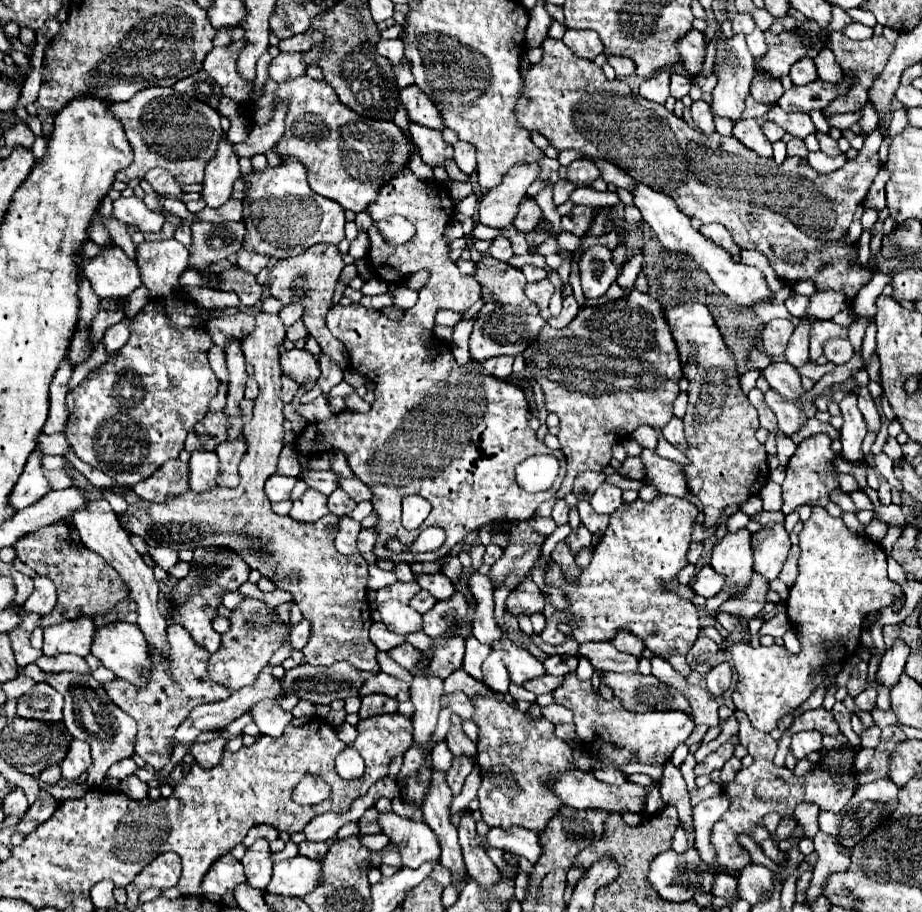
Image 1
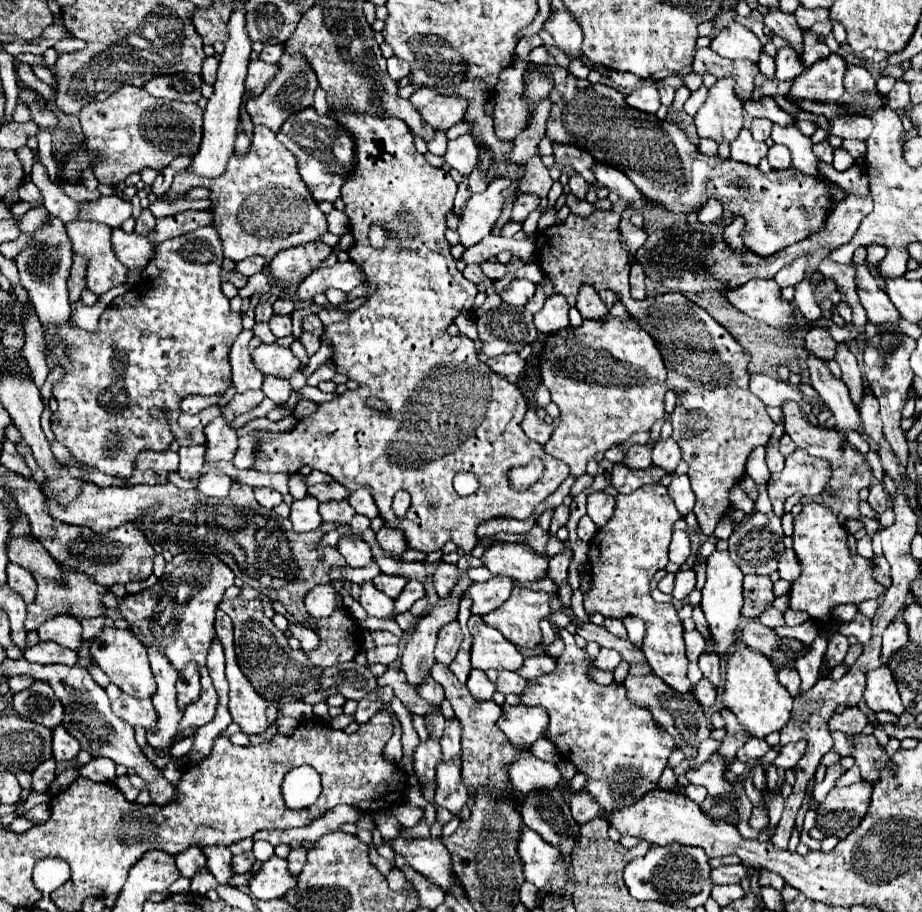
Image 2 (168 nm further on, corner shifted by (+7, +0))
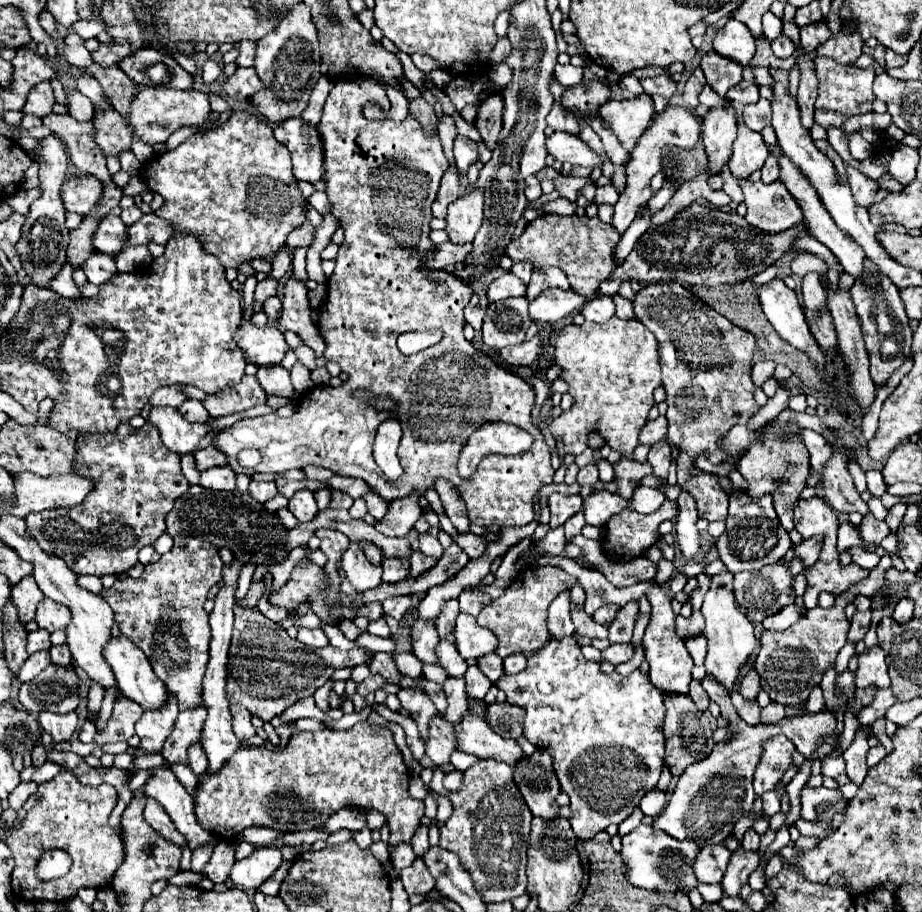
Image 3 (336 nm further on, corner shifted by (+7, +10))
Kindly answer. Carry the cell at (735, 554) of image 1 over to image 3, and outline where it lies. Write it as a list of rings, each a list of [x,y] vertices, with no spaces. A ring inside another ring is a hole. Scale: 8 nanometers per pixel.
[[[728,570],[722,572],[720,576],[712,576],[710,590],[706,592],[704,604],[702,604],[702,614],[706,620],[704,636],[708,640],[708,654],[706,654],[704,666],[706,666],[708,674],[714,676],[716,680],[720,680],[728,690],[732,690],[732,686],[736,684],[740,668],[748,662],[748,658],[752,656],[752,652],[758,644],[758,640],[754,636],[754,626],[736,606],[732,580],[734,580],[734,576]]]

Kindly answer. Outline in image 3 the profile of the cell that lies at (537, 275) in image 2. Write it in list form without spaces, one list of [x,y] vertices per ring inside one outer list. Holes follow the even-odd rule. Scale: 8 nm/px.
[[[524,260],[524,262],[516,262],[510,272],[516,274],[518,278],[522,278],[522,280],[528,284],[528,282],[530,282],[530,276],[532,276],[532,270],[534,270],[534,268],[528,264],[528,260]]]

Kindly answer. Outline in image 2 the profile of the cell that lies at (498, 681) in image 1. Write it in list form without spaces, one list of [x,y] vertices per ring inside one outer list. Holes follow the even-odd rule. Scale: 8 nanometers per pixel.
[[[472,670],[470,676],[468,676],[466,686],[468,686],[470,694],[472,694],[476,700],[480,700],[480,702],[482,702],[482,700],[490,700],[492,694],[494,694],[494,690],[496,690],[496,686],[486,678],[484,670]]]

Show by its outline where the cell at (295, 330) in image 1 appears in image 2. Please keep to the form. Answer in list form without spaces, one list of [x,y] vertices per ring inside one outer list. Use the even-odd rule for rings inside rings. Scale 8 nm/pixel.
[[[272,314],[268,324],[270,324],[270,330],[274,332],[274,336],[290,336],[292,334],[292,320],[290,320],[290,316]]]

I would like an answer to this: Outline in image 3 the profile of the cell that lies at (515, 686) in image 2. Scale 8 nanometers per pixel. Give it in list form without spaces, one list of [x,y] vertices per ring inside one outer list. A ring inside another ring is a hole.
[[[488,654],[478,658],[478,668],[496,684],[502,676],[504,676],[504,668],[502,668],[502,658],[498,654]]]

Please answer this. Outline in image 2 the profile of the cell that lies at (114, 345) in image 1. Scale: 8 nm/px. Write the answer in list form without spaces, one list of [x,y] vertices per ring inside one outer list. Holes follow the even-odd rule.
[[[118,286],[118,288],[112,288],[108,290],[106,294],[98,296],[98,302],[94,306],[86,306],[82,302],[74,302],[72,304],[72,322],[78,326],[78,328],[84,328],[84,330],[96,330],[98,328],[98,318],[102,314],[102,310],[106,310],[106,306],[122,292],[126,292],[128,288],[126,286]]]

